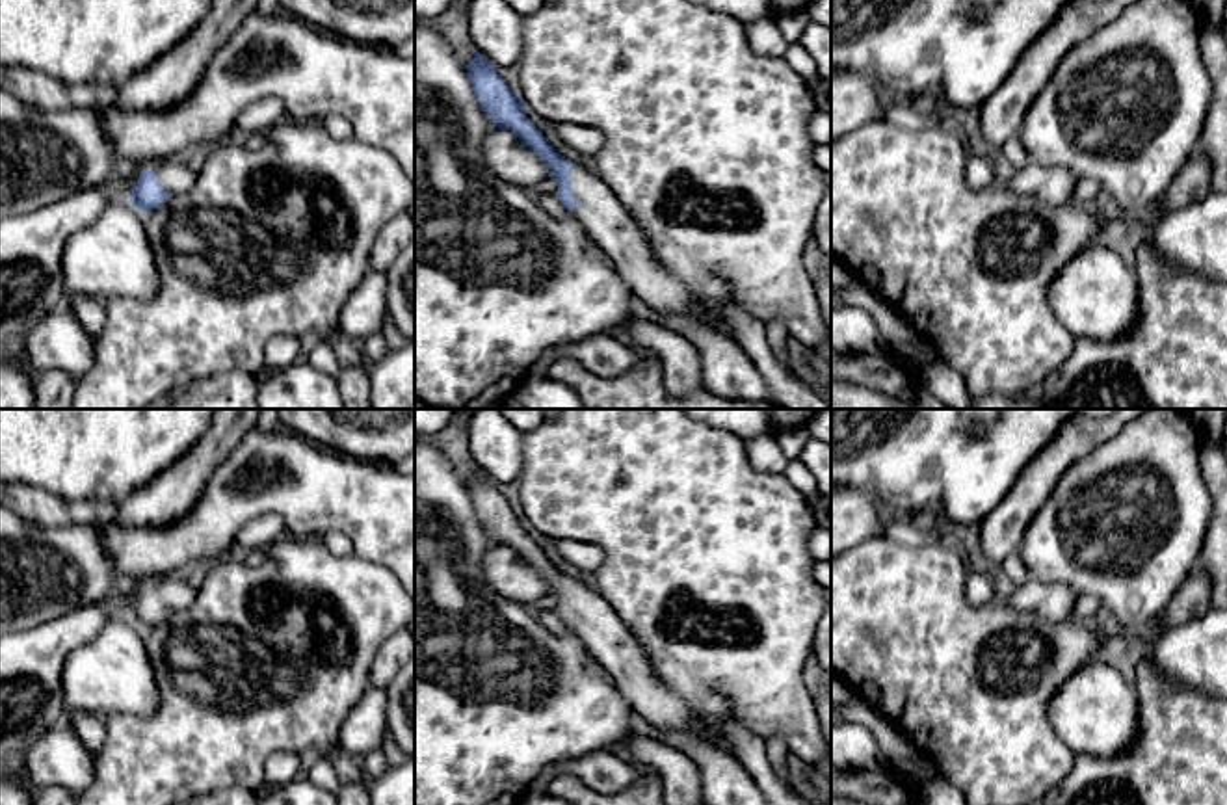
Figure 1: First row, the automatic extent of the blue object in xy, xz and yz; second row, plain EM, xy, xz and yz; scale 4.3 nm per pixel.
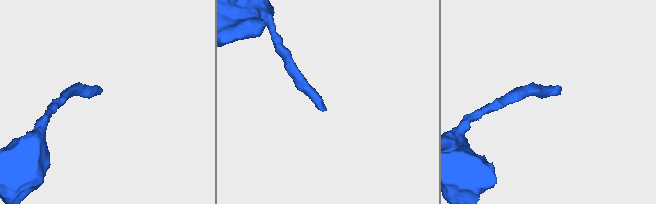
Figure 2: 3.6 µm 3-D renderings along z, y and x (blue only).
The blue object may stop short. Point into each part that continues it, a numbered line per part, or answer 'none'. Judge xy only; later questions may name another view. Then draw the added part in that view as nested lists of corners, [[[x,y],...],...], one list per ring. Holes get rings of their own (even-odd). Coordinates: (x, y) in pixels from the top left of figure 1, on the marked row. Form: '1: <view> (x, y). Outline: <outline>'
1: xy (177, 177). Outline: [[[184,160],[158,164],[145,167],[143,171],[154,171],[158,182],[169,191],[171,197],[190,191],[195,184],[195,171]]]

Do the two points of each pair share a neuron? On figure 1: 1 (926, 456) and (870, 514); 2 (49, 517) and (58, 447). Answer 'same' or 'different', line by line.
1: different
2: different

